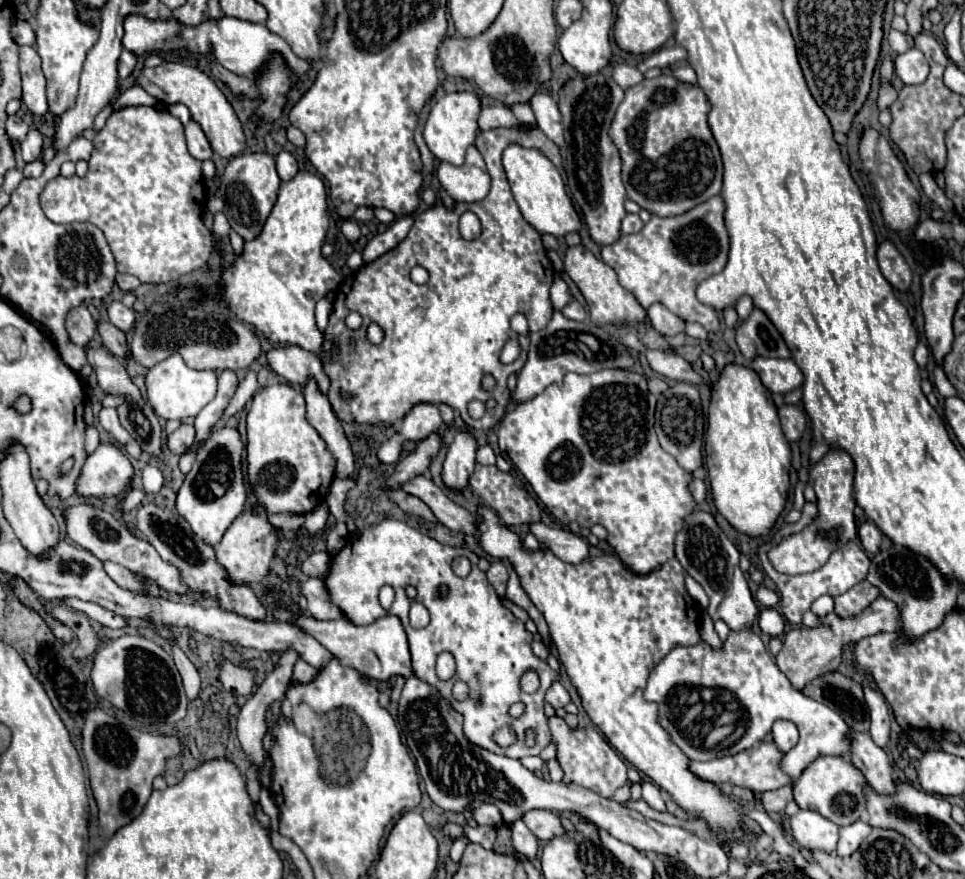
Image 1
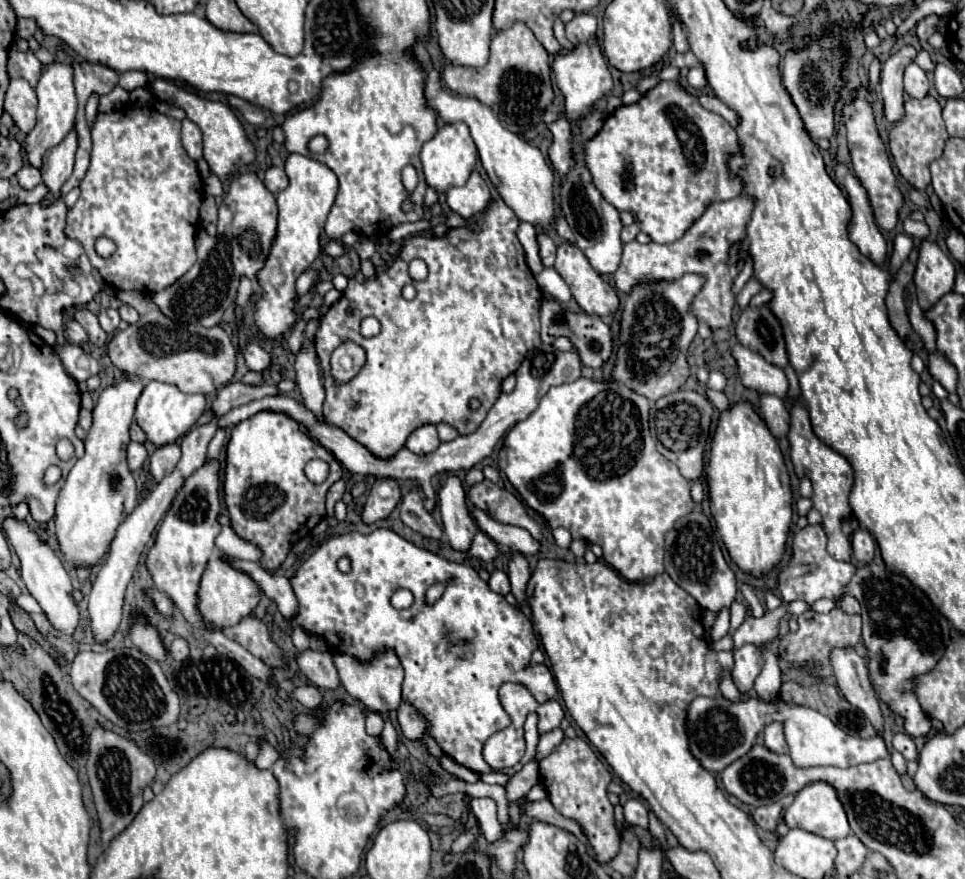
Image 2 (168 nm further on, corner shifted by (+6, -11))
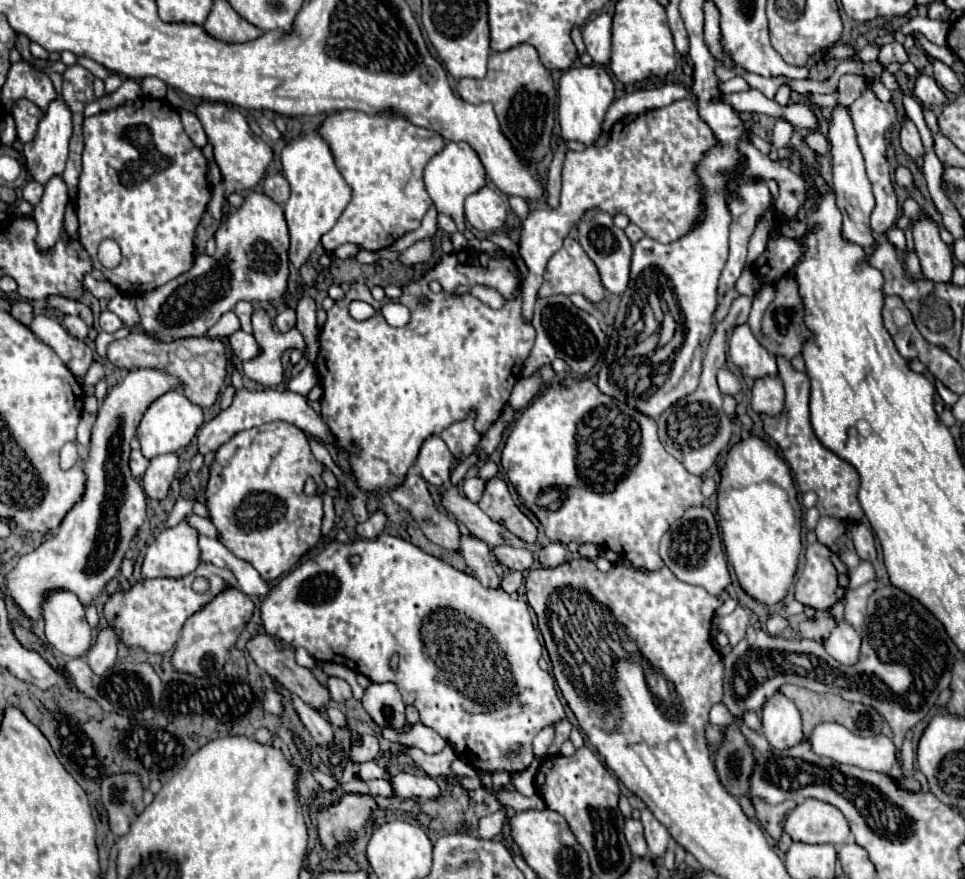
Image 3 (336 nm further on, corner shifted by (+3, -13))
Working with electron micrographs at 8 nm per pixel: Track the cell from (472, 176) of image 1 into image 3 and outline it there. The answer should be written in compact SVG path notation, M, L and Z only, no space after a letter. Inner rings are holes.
M490 187L480 189L466 199L466 221L486 235L500 231L506 225L504 199Z

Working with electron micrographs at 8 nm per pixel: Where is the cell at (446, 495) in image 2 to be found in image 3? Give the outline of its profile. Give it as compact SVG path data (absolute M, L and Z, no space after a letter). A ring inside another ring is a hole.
M462 535L460 553L466 559L466 565L474 571L474 575L480 579L484 587L492 587L492 589L500 587L500 577L492 567L492 553L482 539Z

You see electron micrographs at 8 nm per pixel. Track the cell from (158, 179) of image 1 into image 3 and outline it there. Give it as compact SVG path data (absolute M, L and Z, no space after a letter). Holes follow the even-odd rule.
M140 97L134 105L122 105L86 117L82 133L84 151L76 209L80 221L78 239L88 251L94 269L102 271L120 293L130 297L154 291L188 271L194 263L194 233L212 199L212 191L208 183L206 157L184 133L178 111L166 101ZM102 239L114 239L122 249L122 261L116 269L102 267L96 257Z

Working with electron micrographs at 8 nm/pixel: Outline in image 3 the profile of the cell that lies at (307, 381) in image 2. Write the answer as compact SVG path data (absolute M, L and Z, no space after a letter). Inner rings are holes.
M304 295L298 299L296 305L296 315L298 315L298 323L296 327L300 329L300 333L304 335L308 349L306 349L306 359L314 363L316 359L316 351L318 351L318 331L316 331L316 305L314 299Z

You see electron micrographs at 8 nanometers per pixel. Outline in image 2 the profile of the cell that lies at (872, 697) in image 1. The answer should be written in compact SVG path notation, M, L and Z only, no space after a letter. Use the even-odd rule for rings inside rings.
M835 649L831 653L831 665L843 697L869 717L875 731L881 731L883 715L863 659L855 653L855 649Z

